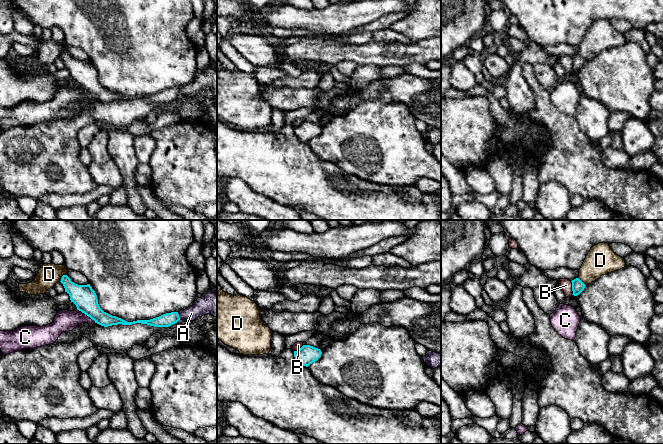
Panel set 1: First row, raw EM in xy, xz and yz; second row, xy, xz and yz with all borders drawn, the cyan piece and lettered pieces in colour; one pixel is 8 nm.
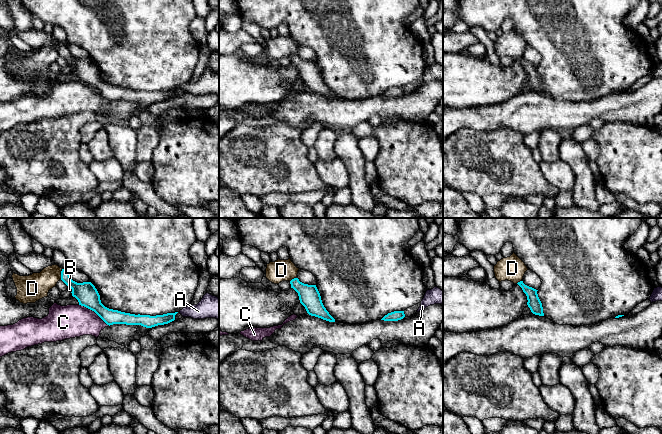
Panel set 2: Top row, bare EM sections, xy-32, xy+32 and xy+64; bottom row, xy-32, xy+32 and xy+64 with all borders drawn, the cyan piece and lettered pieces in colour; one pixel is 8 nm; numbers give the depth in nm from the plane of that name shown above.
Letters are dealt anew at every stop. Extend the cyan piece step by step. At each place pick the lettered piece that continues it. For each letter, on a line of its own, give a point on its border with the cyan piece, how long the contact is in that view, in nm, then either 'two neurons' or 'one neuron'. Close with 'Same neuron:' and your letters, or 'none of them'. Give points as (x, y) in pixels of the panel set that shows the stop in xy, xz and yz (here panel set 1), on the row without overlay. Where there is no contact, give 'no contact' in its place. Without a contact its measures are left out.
A: xy (178, 91) | 60 nm | one neuron
B: yz (572, 64) | 110 nm | two neurons
C: xy (86, 90) | 190 nm | two neurons
D: xy (62, 53) | 90 nm | two neurons
Same neuron: A

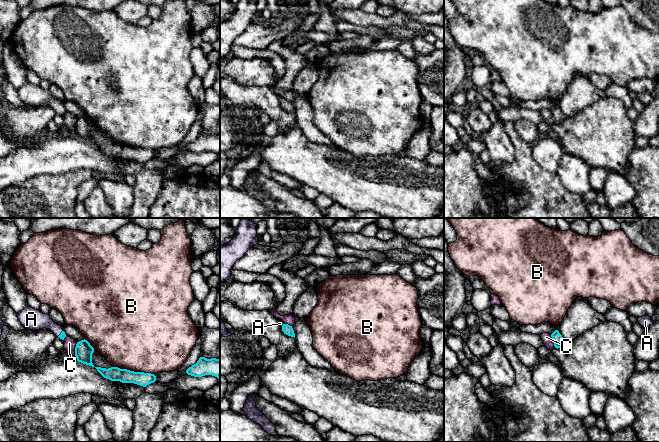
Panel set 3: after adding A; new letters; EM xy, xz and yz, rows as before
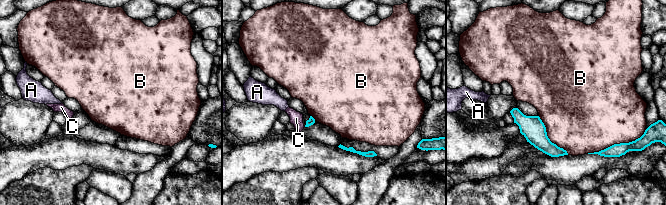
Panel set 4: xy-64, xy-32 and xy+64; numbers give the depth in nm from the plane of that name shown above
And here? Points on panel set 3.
A: xy (61, 109) | 70 nm | one neuron
B: xy (133, 147) | 340 nm | two neurons
C: xy (75, 125) | 110 nm | two neurons
Same neuron: A

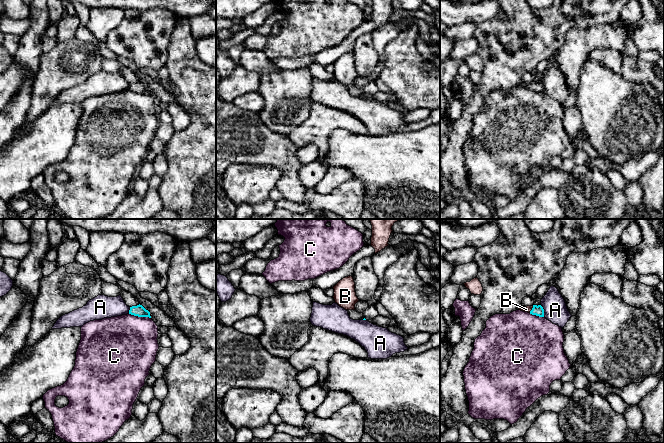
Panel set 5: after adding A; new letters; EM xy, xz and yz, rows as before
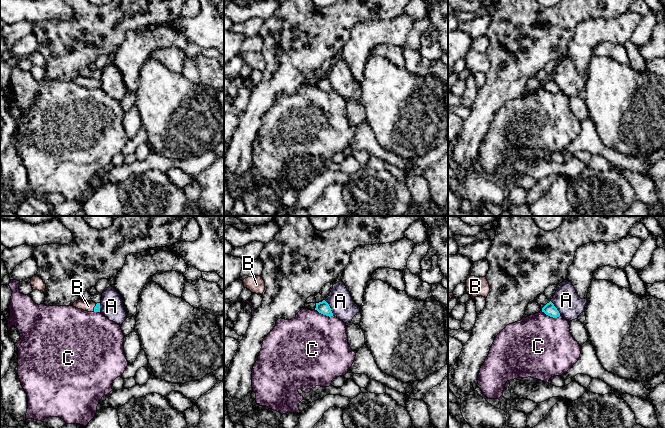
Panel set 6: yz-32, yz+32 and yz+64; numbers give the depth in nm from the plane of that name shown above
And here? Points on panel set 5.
A: yz (543, 87) | 100 nm | two neurons
B: yz (532, 85) | 70 nm | one neuron
C: xy (140, 92) | 180 nm | two neurons
Same neuron: B

